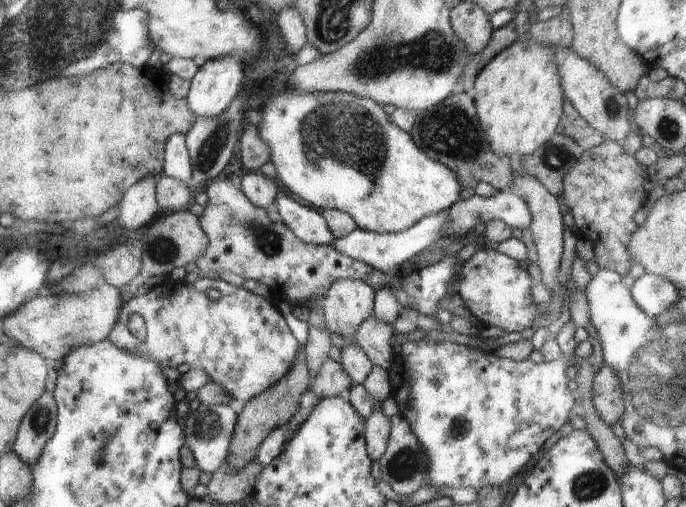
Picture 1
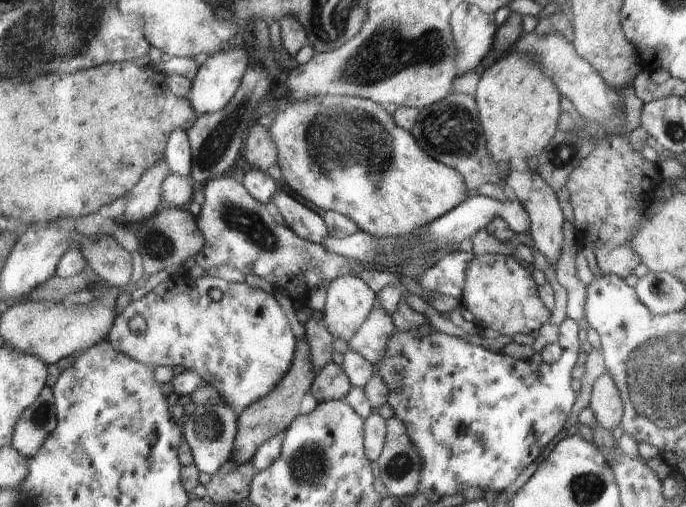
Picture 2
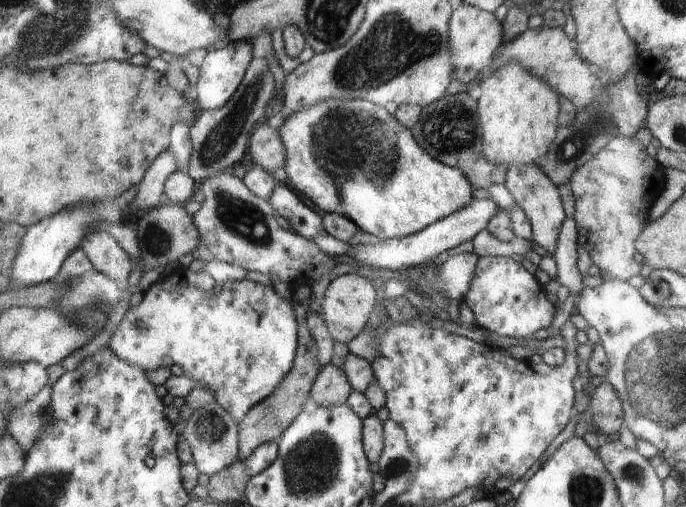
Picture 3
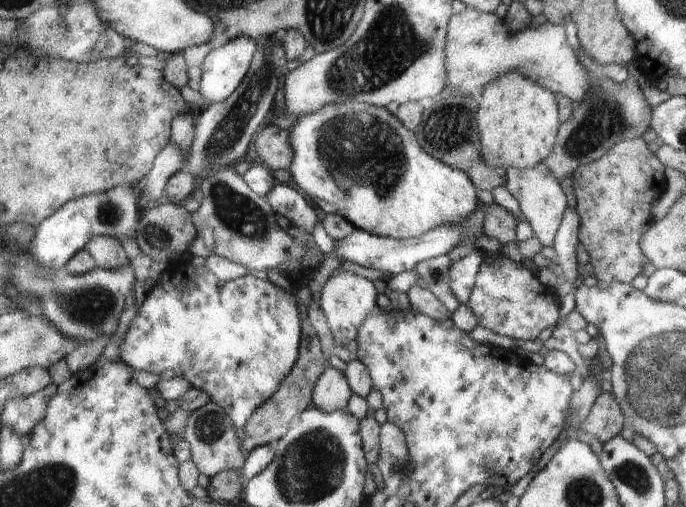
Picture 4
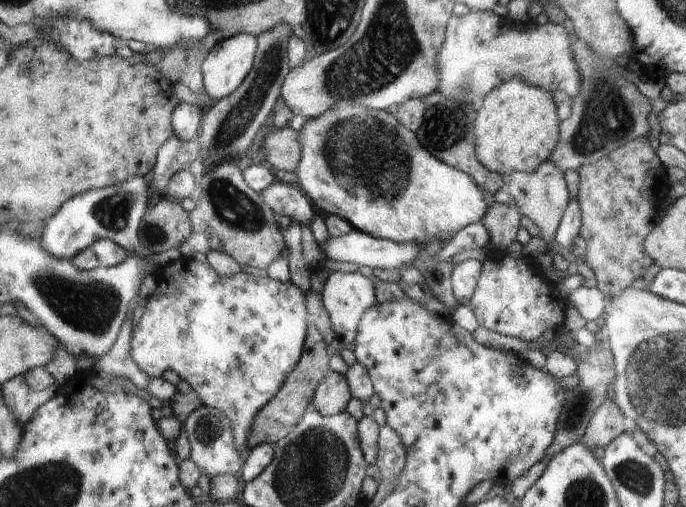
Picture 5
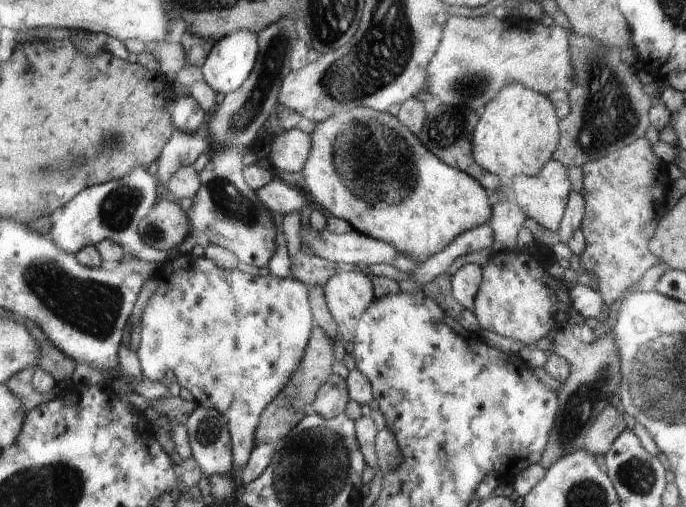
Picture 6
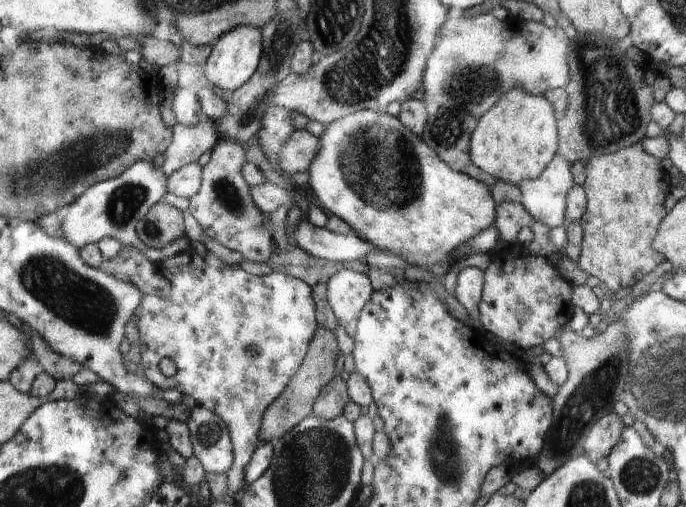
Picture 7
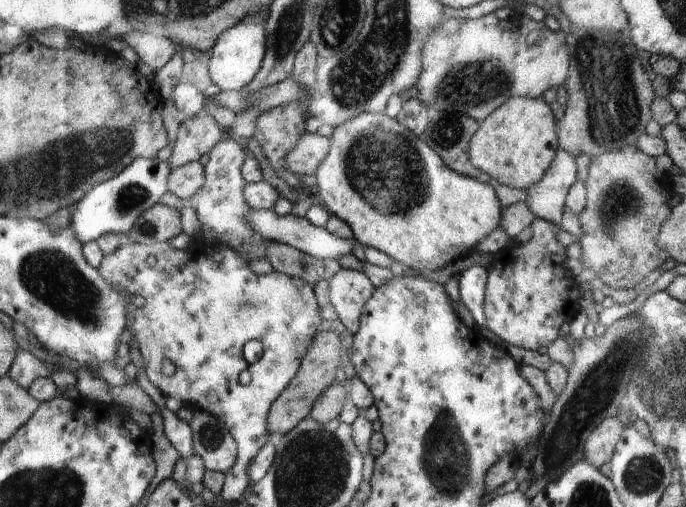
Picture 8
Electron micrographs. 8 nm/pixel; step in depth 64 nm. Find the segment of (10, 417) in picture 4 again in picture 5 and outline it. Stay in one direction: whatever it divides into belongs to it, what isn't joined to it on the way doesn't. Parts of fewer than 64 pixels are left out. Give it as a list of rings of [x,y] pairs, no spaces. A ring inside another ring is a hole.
[[[23,375],[7,382],[2,390],[6,394],[8,404],[12,406],[12,410],[20,416],[26,426],[27,422],[30,422],[40,412],[40,408],[58,394],[59,388],[60,384],[57,382],[50,390],[32,390],[32,386],[28,384],[28,380]]]

